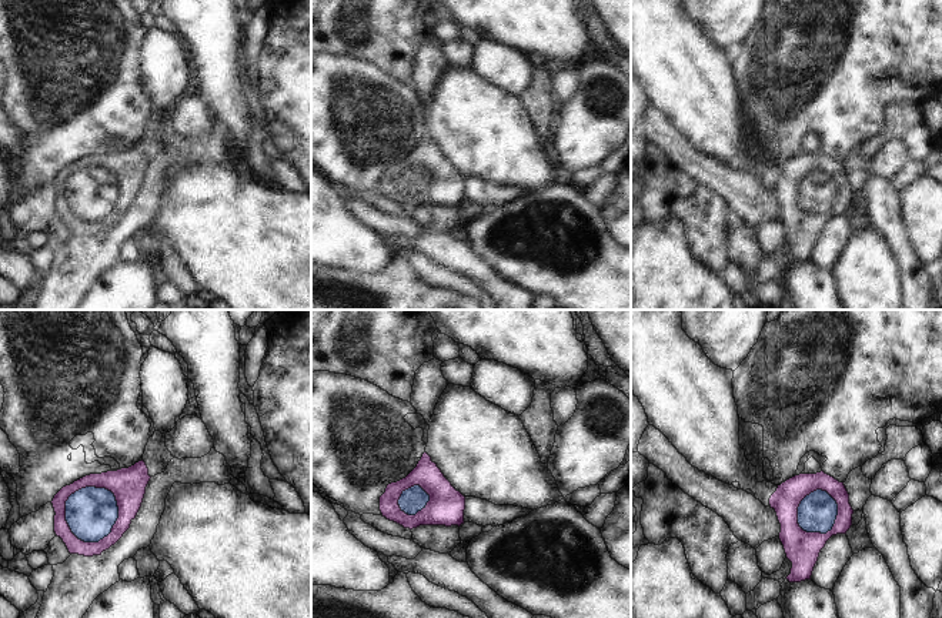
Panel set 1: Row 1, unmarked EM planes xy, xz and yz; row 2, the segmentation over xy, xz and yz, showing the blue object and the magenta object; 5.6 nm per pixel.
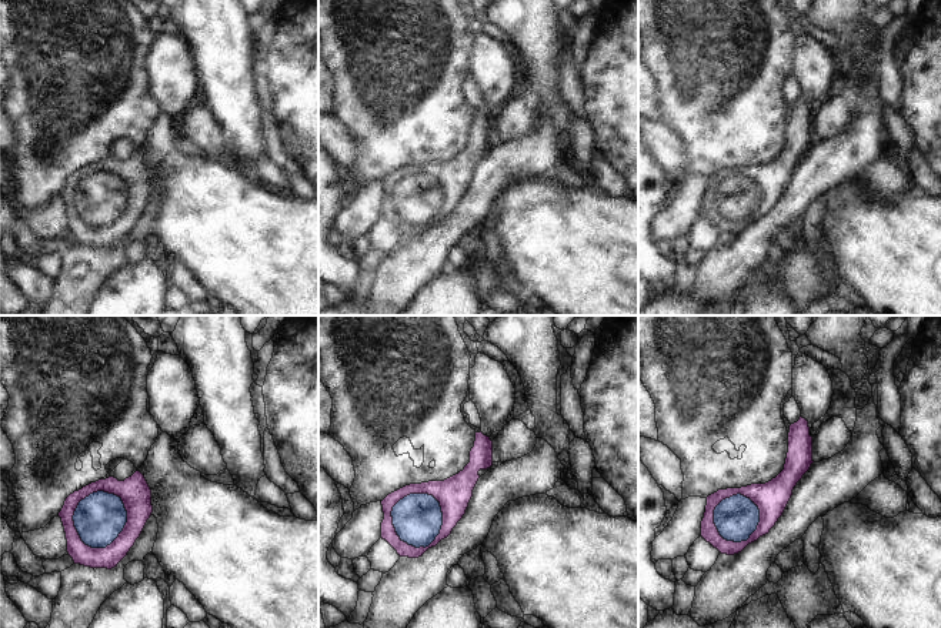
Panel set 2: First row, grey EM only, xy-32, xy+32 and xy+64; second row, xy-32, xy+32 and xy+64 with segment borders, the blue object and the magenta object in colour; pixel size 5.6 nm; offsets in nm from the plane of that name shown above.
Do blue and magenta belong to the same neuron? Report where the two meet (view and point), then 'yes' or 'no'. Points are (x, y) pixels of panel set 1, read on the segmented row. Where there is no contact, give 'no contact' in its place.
contact xy (116, 520); yes

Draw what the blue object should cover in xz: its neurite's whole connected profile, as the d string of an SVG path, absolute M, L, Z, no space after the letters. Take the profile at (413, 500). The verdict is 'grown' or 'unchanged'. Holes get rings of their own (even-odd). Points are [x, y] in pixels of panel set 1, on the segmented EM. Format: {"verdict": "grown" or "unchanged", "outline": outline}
{"verdict": "grown", "outline": "M424 452L417 467L402 480L387 485L380 497L380 511L383 517L404 528L420 525L461 525L464 524L465 497L457 491L444 477L431 457Z"}

